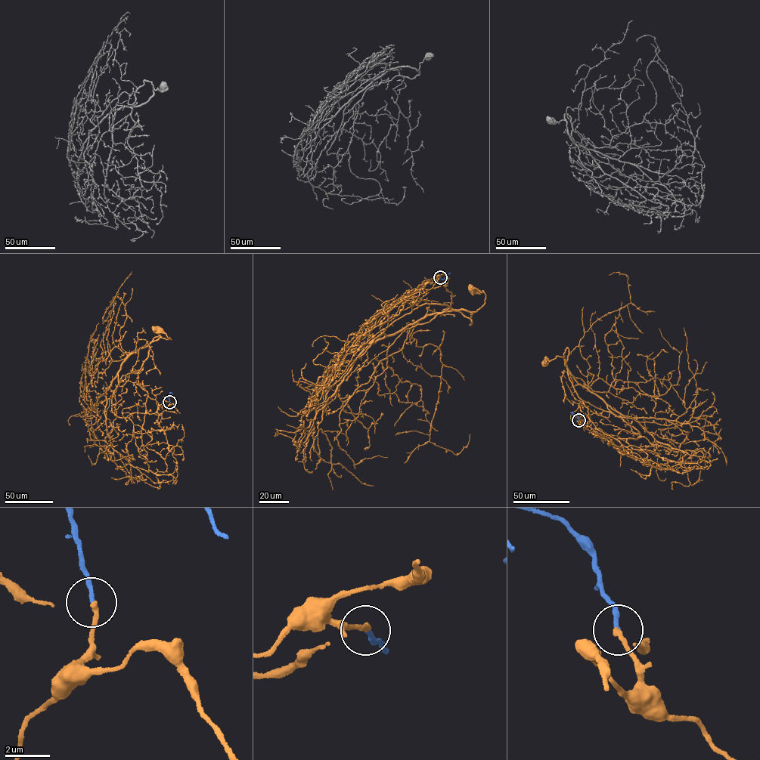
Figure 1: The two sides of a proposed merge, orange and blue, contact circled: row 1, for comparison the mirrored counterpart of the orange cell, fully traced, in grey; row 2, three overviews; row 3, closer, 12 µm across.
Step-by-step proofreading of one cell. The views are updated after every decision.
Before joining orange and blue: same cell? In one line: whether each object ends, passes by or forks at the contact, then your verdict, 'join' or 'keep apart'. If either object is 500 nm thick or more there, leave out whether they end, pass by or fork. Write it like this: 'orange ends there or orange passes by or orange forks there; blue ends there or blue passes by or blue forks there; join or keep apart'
orange ends there; blue ends there; join

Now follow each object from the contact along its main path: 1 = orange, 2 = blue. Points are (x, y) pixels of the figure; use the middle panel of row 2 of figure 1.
1: (439, 277), (414, 289), (421, 289), (411, 306), (441, 304), (476, 311), (485, 295), (473, 289)
2: (440, 277), (444, 279), (450, 273)

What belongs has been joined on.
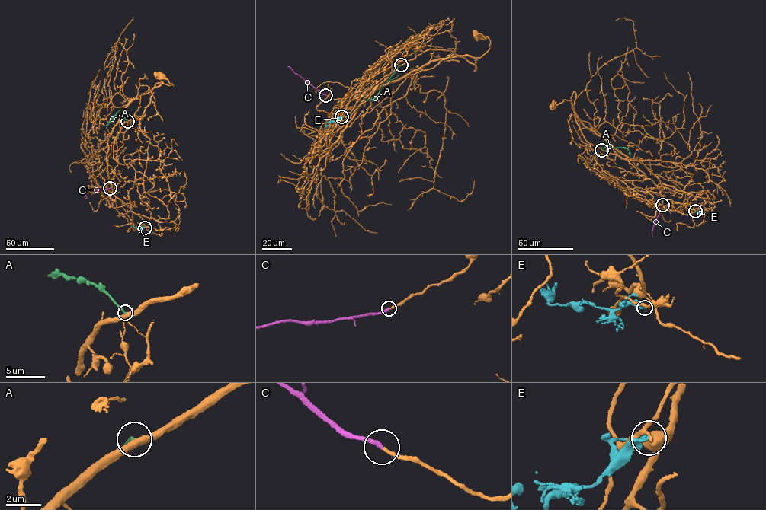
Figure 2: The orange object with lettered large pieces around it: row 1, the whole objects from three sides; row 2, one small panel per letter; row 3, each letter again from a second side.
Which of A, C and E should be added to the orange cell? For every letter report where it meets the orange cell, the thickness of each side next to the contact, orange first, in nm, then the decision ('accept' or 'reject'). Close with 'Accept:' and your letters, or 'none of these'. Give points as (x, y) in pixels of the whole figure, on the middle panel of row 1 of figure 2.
A: meets orange at (401, 65); 440 nm thick on the orange side, 180 nm on the other; accept
C: meets orange at (325, 95); 190 nm thick on the orange side, 240 nm on the other; reject
E: meets orange at (341, 116); 130 nm thick on the orange side, 130 nm on the other; reject
Accept: A

